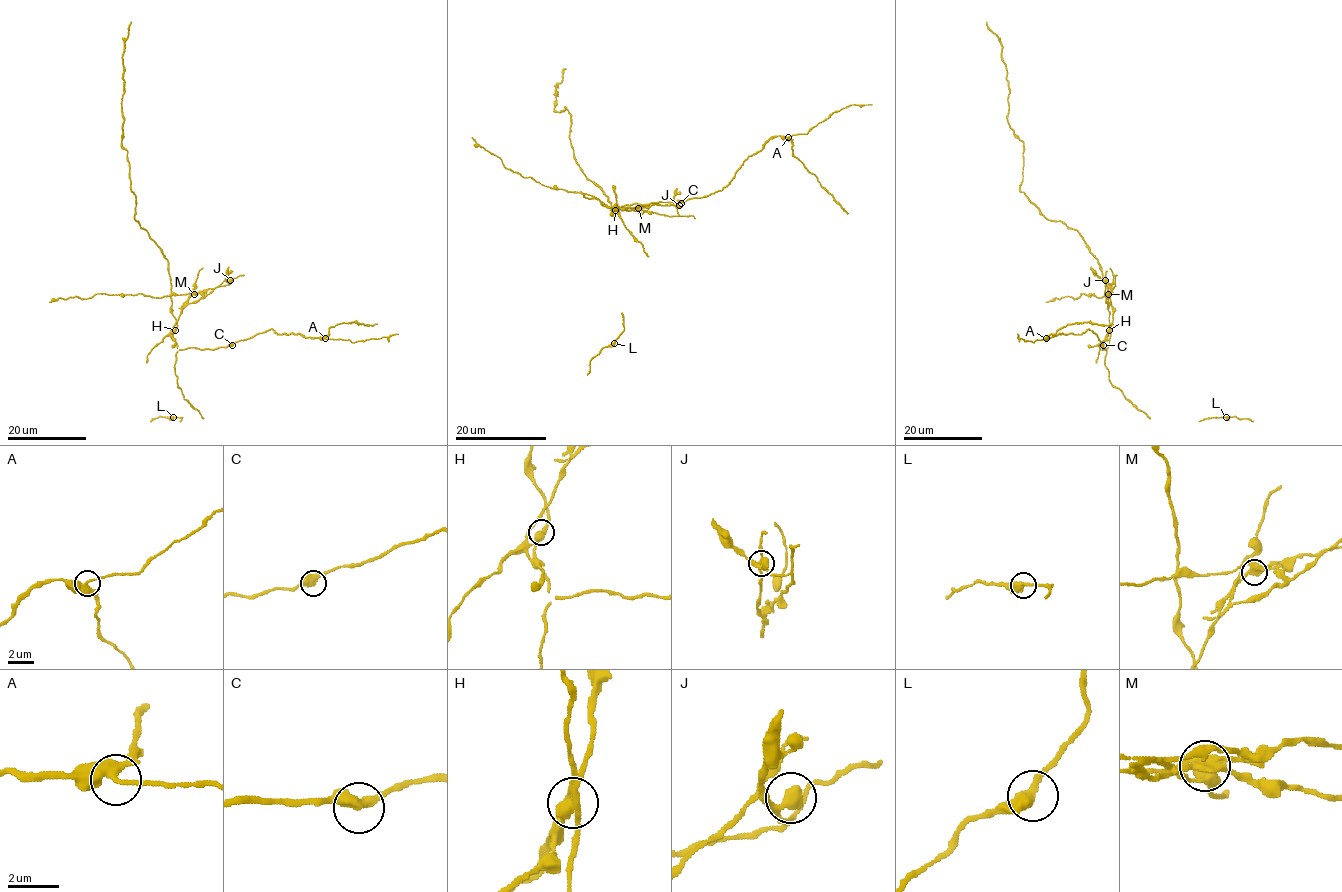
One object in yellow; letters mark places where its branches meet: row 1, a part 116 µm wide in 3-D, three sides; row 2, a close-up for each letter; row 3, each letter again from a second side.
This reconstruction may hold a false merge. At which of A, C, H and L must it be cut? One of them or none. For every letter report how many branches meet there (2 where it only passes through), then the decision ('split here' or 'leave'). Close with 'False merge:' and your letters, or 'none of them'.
A: 3 branches meet; leave
C: 2 branches meet; leave
H: 3 branches meet; split here
L: 2 branches meet; leave
False merge: H

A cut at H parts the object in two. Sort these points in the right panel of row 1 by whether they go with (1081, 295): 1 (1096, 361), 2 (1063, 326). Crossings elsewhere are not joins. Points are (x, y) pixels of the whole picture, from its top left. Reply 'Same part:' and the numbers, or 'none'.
Same part: 1

